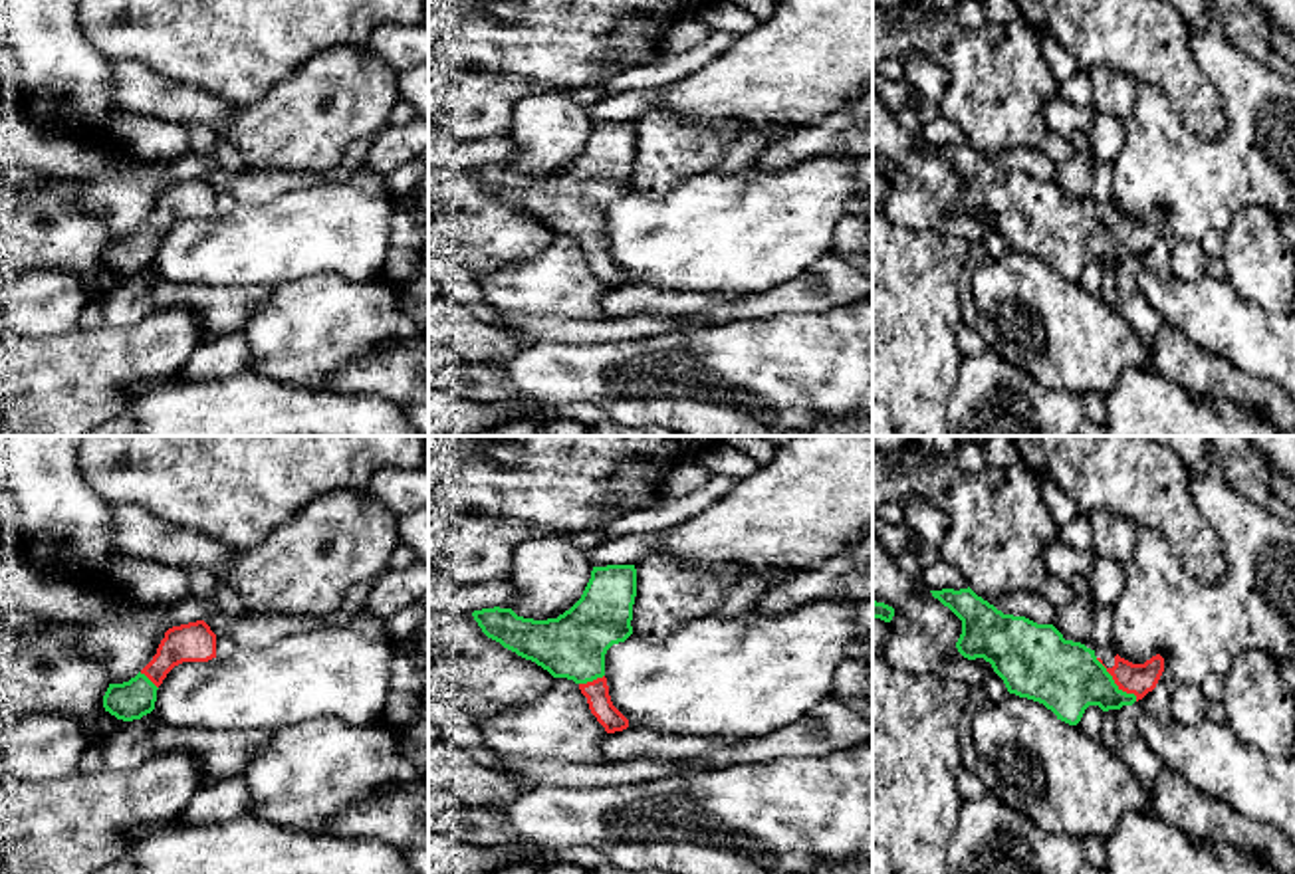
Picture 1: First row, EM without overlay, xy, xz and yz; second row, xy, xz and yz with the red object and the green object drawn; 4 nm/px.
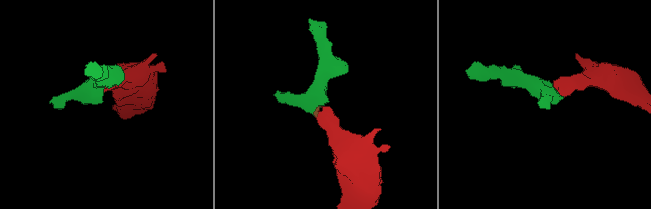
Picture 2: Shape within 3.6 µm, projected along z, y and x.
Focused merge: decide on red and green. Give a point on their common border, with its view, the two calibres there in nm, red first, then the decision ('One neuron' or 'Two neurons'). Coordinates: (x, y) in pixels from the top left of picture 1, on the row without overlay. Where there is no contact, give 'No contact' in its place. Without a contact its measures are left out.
Touches red at yz (1115, 238). Thickness 130 nm (red) against 300 nm. One neuron

